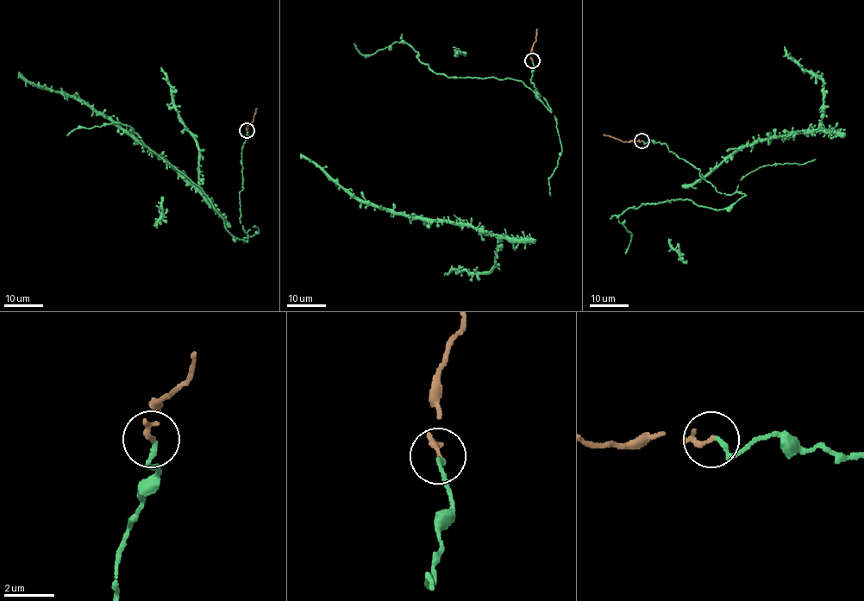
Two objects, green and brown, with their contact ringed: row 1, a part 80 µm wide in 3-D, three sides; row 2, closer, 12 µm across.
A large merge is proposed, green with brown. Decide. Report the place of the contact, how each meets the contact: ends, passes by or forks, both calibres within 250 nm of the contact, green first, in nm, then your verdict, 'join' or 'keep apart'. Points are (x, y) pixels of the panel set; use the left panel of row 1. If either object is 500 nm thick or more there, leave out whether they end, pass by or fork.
(247, 130) | green ends | brown ends | 160/200 nm | join

